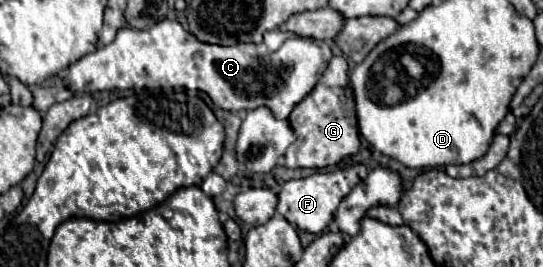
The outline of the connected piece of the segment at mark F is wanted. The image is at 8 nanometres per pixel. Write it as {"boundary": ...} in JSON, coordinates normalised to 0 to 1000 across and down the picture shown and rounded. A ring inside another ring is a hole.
{"boundary":[[[659,614],[637,637],[622,637],[622,644],[604,644],[604,652],[575,652],[567,667],[552,667],[552,674],[534,674],[519,697],[519,719],[512,727],[516,757],[512,757],[512,794],[545,854],[560,861],[560,869],[575,869],[575,876],[589,876],[604,831],[619,809],[622,764],[645,727],[645,712],[670,667],[674,622]]]}

